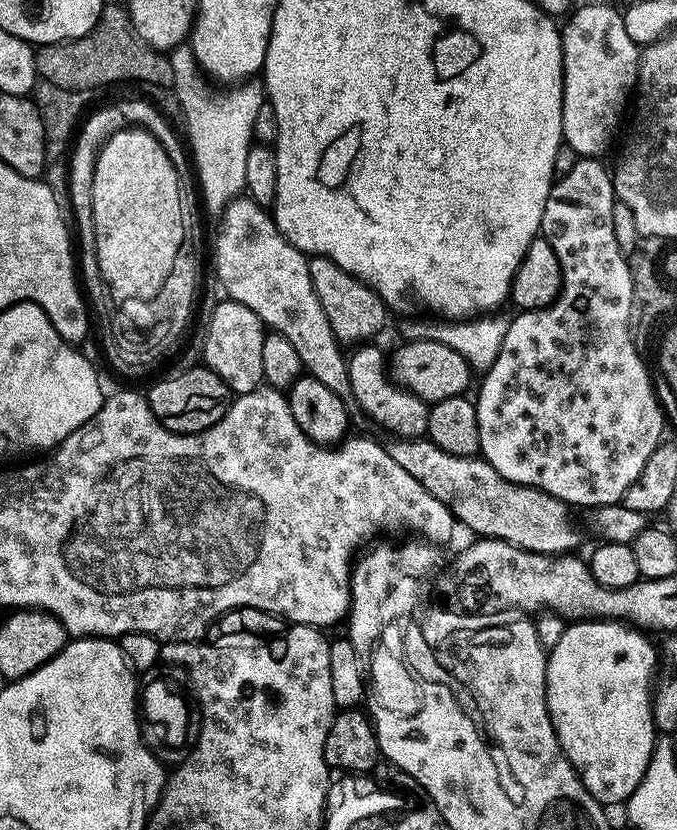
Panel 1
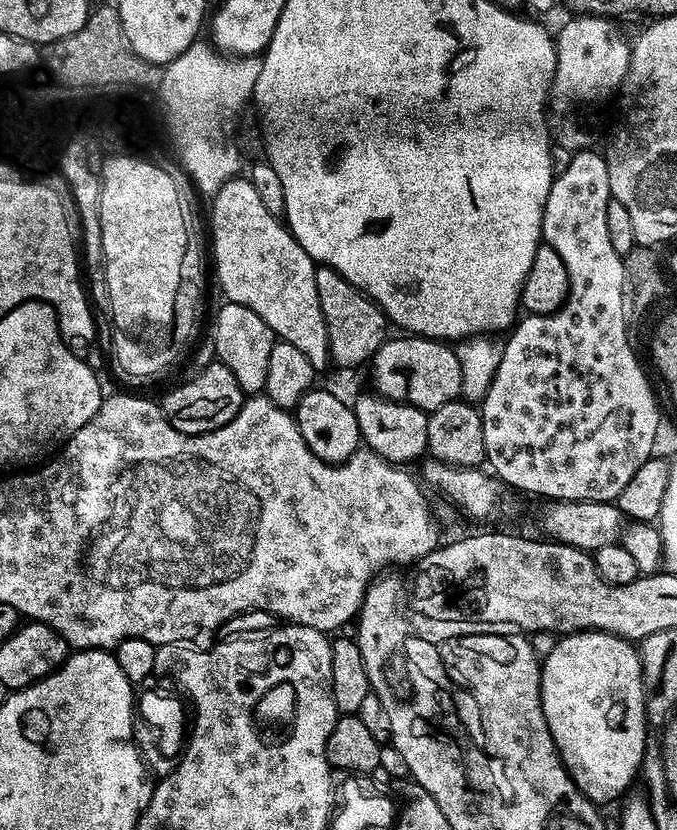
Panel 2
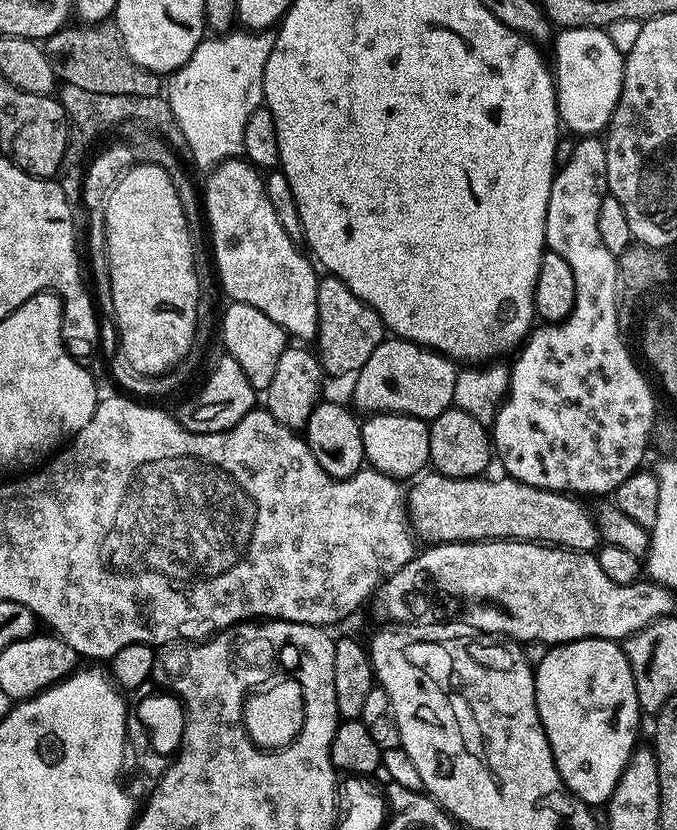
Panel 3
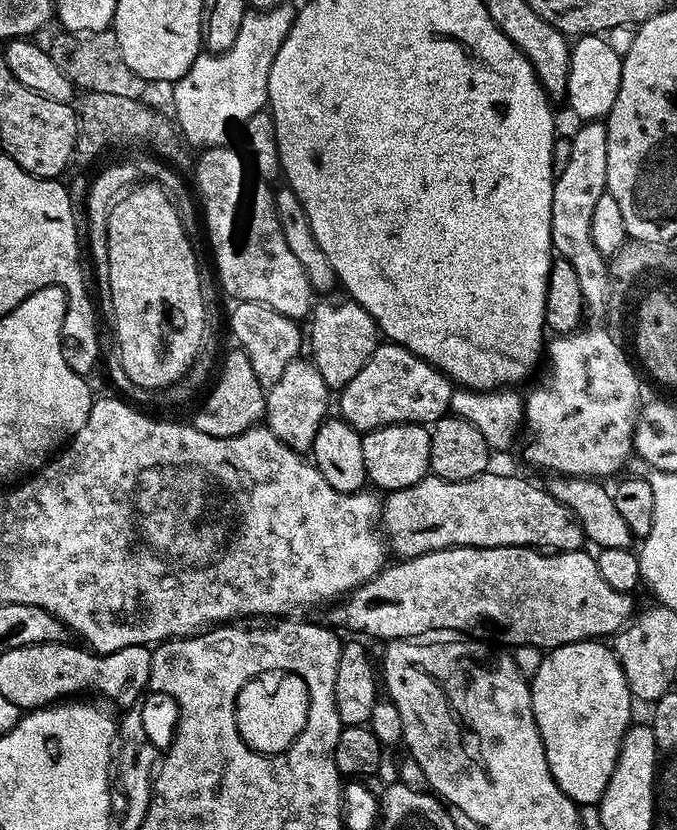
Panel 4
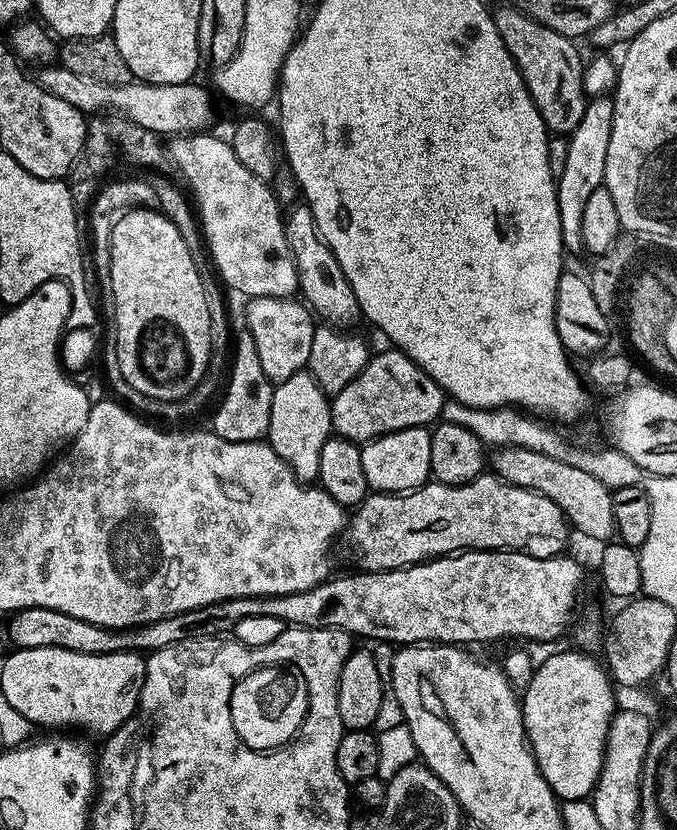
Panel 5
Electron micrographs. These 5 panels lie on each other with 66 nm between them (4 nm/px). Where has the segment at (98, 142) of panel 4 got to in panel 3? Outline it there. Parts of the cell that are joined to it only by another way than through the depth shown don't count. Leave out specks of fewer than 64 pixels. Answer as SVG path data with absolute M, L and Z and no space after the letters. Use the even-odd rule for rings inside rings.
M61 83L58 88L58 99L64 113L68 115L68 145L58 173L58 183L63 189L77 187L86 157L89 155L88 147L99 138L100 132L122 123L123 120L137 120L138 123L145 124L150 131L157 132L173 148L169 148L173 153L187 153L186 138L174 118L174 110L163 95L94 94L94 90L82 90L82 86Z

